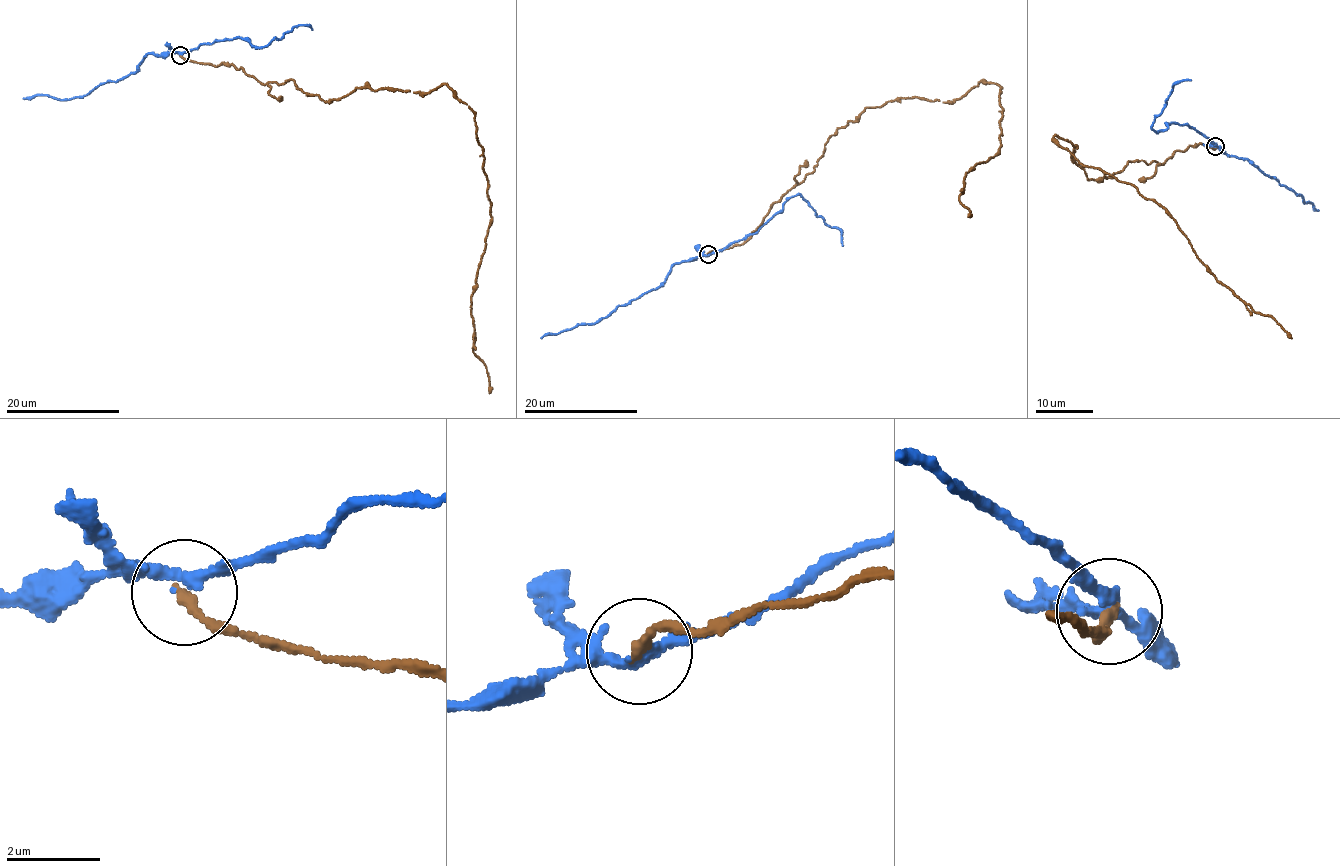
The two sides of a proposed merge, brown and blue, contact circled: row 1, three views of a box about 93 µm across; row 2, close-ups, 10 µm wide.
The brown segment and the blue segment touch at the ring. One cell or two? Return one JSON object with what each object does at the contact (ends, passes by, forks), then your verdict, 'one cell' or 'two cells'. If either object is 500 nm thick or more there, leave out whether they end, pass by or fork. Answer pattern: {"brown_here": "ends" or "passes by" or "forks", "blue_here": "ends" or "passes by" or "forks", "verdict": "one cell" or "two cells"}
{"brown_here": "ends", "blue_here": "passes by", "verdict": "two cells"}

